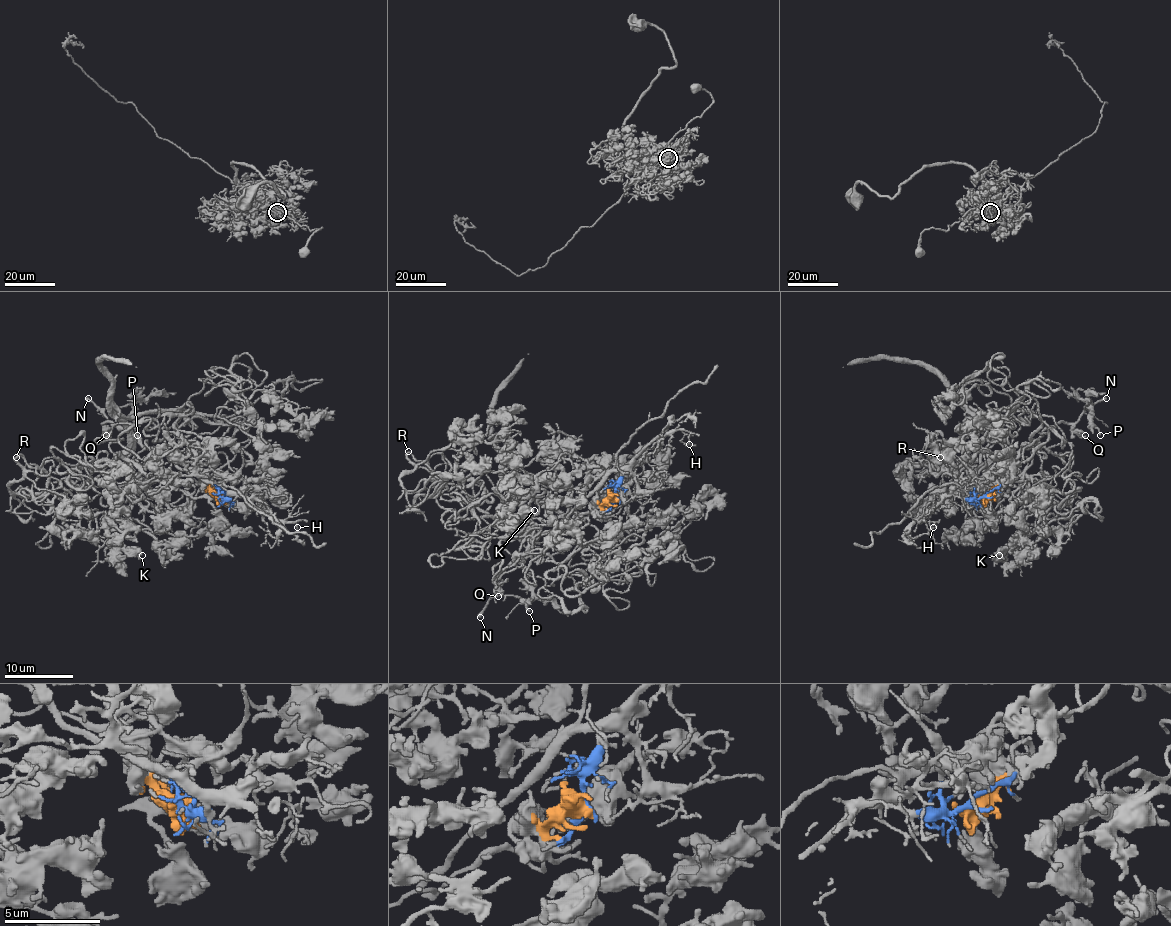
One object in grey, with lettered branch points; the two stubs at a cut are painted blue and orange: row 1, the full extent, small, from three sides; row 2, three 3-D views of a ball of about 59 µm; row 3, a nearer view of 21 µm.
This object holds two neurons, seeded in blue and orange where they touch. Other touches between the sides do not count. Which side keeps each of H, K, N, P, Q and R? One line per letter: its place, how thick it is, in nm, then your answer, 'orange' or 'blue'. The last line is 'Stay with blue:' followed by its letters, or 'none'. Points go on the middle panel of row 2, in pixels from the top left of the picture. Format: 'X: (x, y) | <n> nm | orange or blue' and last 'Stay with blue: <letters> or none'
H: (689, 444) | 120 nm | blue
K: (534, 510) | 320 nm | orange
N: (480, 617) | 300 nm | blue
P: (529, 611) | 130 nm | blue
Q: (498, 596) | 140 nm | blue
R: (408, 451) | 160 nm | orange
Stay with blue: H, N, P, Q

